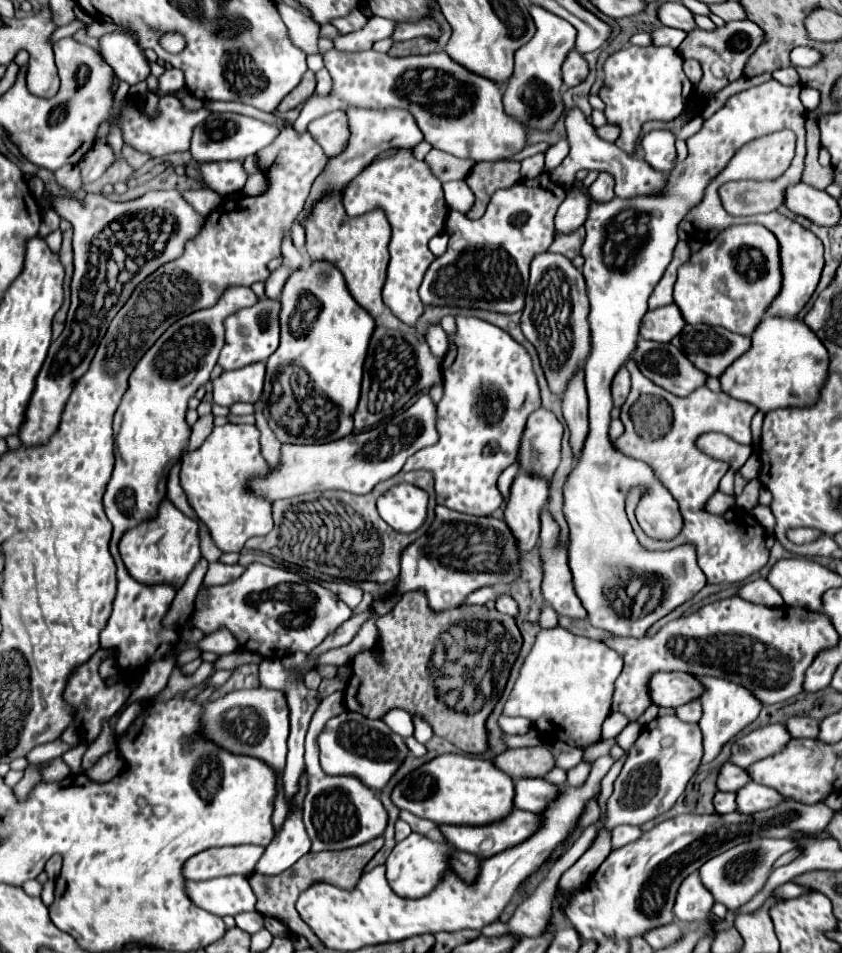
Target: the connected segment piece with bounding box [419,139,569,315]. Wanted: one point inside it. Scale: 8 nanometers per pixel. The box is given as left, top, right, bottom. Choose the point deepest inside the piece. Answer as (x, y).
(486, 266)

